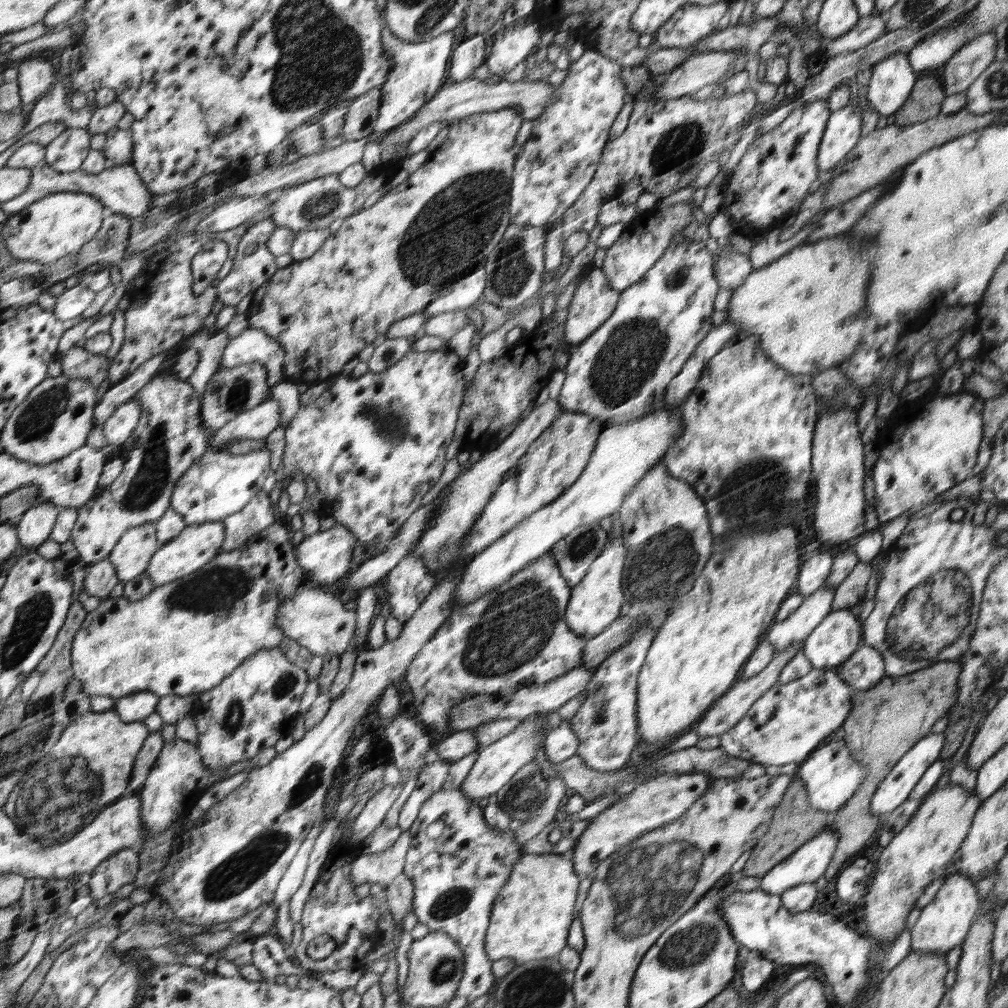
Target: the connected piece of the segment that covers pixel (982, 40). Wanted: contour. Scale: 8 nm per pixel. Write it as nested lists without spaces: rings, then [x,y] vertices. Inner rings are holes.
[[[992,32],[977,36],[960,48],[944,65],[946,96],[965,92],[995,60],[996,49],[997,40]]]

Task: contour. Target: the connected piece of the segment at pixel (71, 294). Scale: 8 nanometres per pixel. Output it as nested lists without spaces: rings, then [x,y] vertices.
[[[77,284],[58,297],[54,313],[58,314],[60,321],[70,321],[83,316],[96,299],[96,291],[82,284]]]

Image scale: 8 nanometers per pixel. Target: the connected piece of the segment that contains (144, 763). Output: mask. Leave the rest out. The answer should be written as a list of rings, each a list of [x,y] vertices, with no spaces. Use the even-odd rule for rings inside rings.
[[[161,731],[152,733],[138,757],[137,766],[134,769],[132,783],[130,783],[130,796],[140,795],[146,787],[148,777],[158,762],[164,750],[166,738]]]

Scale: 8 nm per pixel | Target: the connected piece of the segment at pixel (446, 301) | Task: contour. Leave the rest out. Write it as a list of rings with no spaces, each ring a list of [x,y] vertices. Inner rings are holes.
[[[478,268],[478,272],[470,273],[470,276],[466,276],[466,280],[460,280],[458,284],[454,284],[452,292],[438,296],[438,300],[434,300],[434,304],[430,304],[430,308],[426,308],[428,316],[424,315],[424,318],[430,319],[438,312],[465,310],[480,303],[487,280],[485,268]]]

